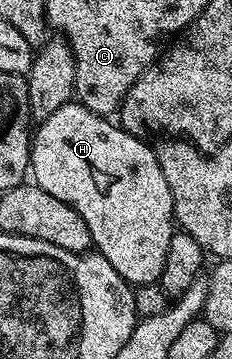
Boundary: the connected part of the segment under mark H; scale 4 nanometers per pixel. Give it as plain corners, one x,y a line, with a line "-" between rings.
73,100
67,102
62,108
58,108
58,112
53,112
52,115
46,116
46,120
35,127
32,136
32,160
30,163
30,174
35,185
40,186
42,192
62,200
62,204
70,204
70,208
74,208
74,212
78,212
78,216
82,216
82,220
86,220
86,228
90,228
93,247
103,258
110,260
110,264
114,267
114,272
118,272
118,276
122,276
125,282
136,288
148,286
151,282
152,285
159,283
162,268
166,265
166,248
170,248
170,240
174,233
170,184
166,180
166,176
162,176
162,168
156,159
155,149
151,145
147,146
143,142
144,140
143,137
126,132
123,126
109,120
105,115
90,112
90,108
81,106
79,101

